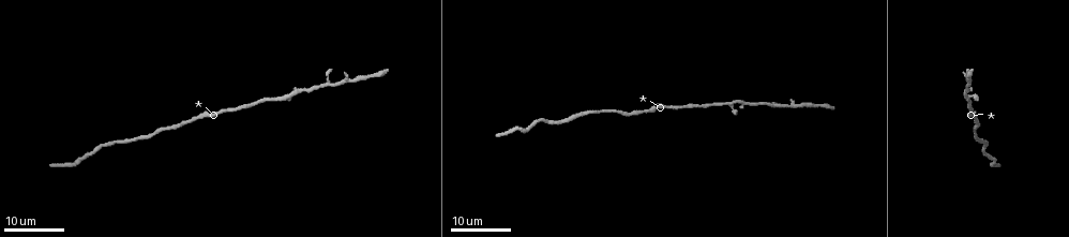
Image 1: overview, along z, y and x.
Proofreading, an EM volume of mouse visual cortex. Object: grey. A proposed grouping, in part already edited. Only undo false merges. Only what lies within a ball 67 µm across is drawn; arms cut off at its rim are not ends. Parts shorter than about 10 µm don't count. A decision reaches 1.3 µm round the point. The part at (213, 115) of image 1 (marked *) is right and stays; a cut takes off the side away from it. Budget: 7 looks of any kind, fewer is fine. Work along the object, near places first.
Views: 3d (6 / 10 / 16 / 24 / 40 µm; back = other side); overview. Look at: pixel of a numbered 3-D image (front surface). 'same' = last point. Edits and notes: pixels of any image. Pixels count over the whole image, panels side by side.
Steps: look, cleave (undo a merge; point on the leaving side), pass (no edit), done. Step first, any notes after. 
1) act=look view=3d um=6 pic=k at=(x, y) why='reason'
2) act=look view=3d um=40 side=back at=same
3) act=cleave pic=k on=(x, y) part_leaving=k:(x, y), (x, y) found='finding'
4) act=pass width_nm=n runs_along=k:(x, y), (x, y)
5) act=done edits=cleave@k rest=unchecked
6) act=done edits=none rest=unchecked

act=look view=3d um=24 pic=1 at=(138, 139) why='thick turns thin'

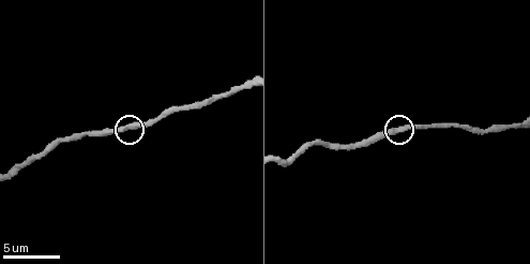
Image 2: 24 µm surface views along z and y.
act=look view=3d um=6 pic=2 at=(125, 130) why='zoom in'

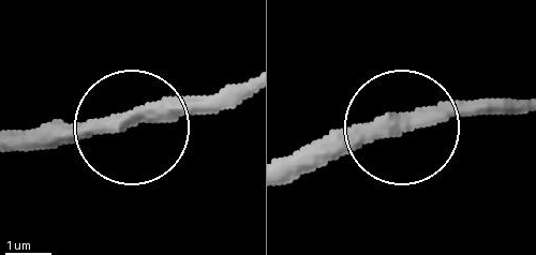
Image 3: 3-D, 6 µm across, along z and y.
act=pass runs_along=3:(248, 80), (121, 122), (17, 134) found='one neuron here'

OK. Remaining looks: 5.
act=look view=3d um=24 pic=1 at=(789, 104)

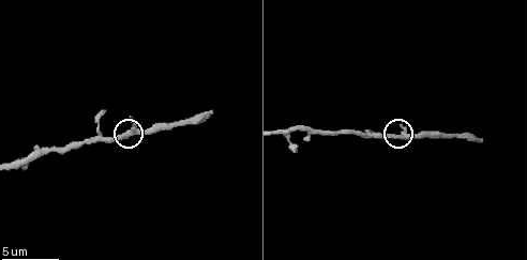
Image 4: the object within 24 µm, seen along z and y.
act=look view=3d um=10 pic=4 at=(399, 138)

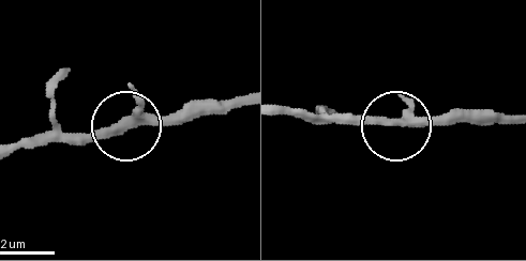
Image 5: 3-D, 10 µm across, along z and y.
act=pass width_nm=290 runs_along=5:(280, 110), (464, 122) found='one neuron here'

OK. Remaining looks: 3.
act=look view=3d um=16 pic=2 at=(213, 99) why='narrows sharply'

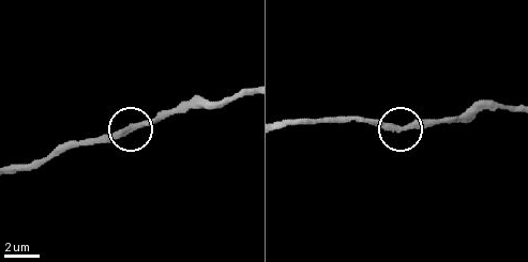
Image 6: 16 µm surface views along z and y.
act=pass width_nm=330 runs_along=6:(487, 109), (411, 122), (394, 132), (361, 122) found='continuous, no second neuron'

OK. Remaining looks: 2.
act=done edits=none rest=unchecked

